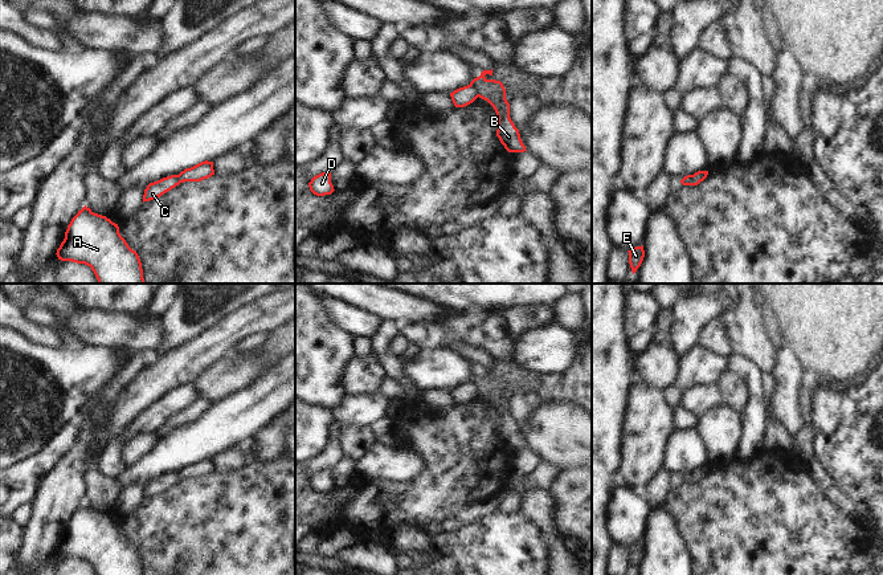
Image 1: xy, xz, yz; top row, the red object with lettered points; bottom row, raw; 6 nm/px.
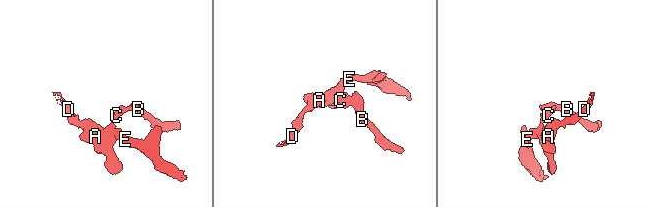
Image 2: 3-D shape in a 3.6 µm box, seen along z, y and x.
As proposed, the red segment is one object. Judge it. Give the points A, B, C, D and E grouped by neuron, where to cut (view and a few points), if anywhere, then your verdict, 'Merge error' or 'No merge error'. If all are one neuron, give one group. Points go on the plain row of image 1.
Groups: A C D E / B. Split along xz (470, 380), (478, 392). Merge error.

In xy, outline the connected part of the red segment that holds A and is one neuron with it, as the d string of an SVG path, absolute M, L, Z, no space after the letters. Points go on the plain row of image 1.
M86 502L71 515L56 551L61 558L90 563L97 575L143 575L140 555L120 533L118 521Z

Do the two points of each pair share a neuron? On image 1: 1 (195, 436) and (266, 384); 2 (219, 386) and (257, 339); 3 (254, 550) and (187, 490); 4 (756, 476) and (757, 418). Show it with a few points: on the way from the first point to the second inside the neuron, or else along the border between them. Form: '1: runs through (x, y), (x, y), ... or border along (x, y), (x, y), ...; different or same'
1: runs through (212, 433), (227, 424), (249, 402); same
2: border along (249, 351), (241, 355); different
3: runs through (245, 531), (205, 494); same
4: border along (756, 456), (748, 461), (738, 460); different

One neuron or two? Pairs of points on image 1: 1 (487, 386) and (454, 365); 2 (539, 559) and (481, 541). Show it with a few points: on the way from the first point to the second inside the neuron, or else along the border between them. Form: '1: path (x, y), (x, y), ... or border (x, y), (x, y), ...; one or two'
1: border (454, 350), (466, 357), (479, 370), (470, 380); two
2: path (524, 559), (499, 559), (495, 555); one

